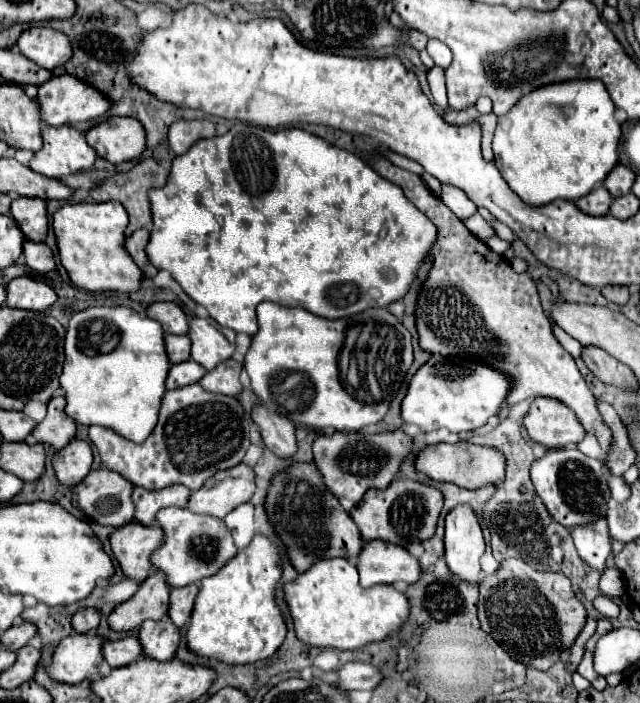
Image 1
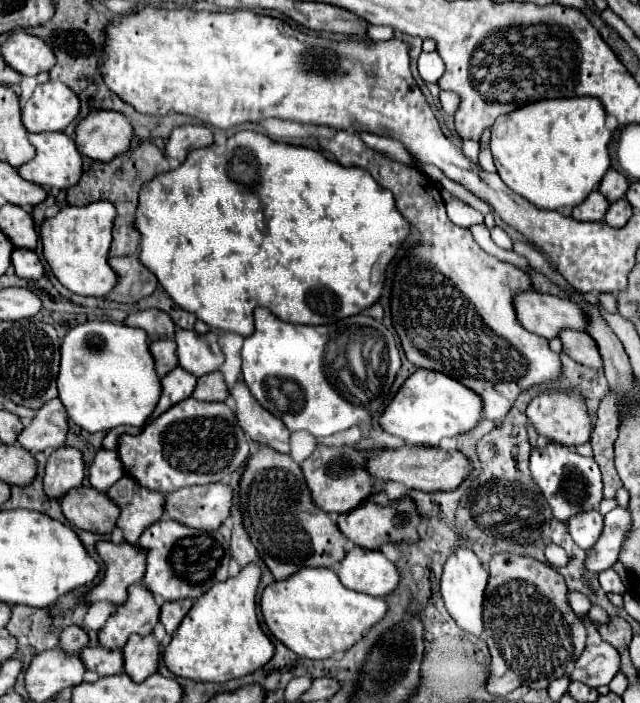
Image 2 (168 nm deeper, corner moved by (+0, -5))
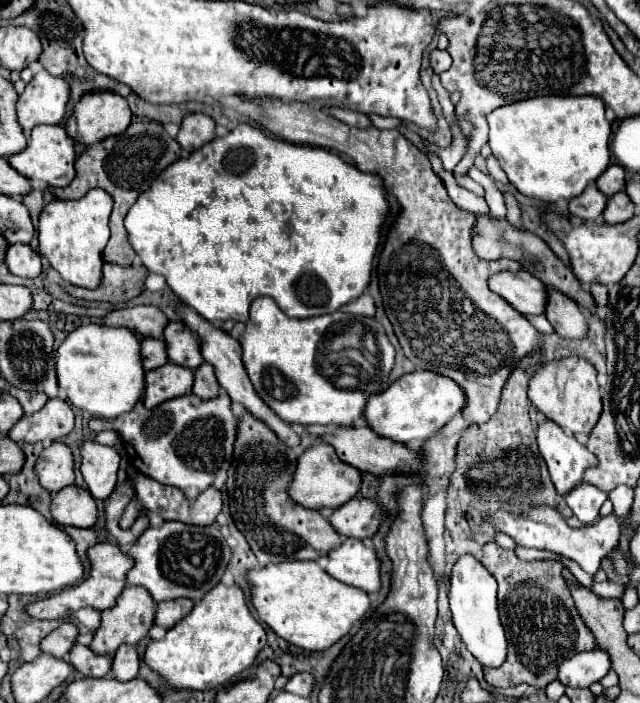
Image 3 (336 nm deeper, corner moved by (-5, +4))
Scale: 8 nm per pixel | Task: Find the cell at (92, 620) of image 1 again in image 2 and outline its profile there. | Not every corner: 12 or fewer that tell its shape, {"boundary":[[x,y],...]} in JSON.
{"boundary":[[78,626],[60,632],[60,650],[78,654],[88,644],[86,632]]}

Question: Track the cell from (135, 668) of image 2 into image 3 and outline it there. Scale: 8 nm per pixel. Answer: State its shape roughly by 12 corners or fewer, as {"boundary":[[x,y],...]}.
{"boundary":[[123,645],[113,655],[119,681],[135,679],[141,657],[137,647]]}

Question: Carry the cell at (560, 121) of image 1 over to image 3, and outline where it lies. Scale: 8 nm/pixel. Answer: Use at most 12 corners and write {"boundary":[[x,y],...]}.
{"boundary":[[603,99],[491,111],[489,147],[519,193],[555,203],[609,167]]}

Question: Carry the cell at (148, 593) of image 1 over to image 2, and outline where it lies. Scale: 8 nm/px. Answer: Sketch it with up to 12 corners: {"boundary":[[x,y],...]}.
{"boundary":[[142,584],[98,632],[102,648],[120,650],[130,634],[148,636],[160,606]]}

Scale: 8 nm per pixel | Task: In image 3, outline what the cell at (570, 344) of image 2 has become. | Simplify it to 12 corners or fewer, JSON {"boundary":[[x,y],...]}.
{"boundary":[[549,289],[545,317],[563,339],[585,339],[579,305]]}

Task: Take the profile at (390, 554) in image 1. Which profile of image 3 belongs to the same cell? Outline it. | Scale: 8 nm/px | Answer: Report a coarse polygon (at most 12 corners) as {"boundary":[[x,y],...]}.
{"boundary":[[343,539],[325,569],[367,593],[381,589],[377,551]]}

